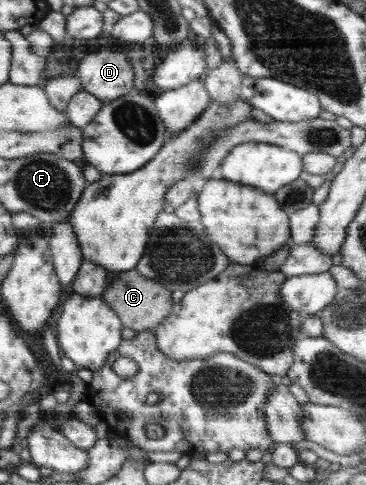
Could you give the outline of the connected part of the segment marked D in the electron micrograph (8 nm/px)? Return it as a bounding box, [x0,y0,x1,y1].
[76,48,135,103]

